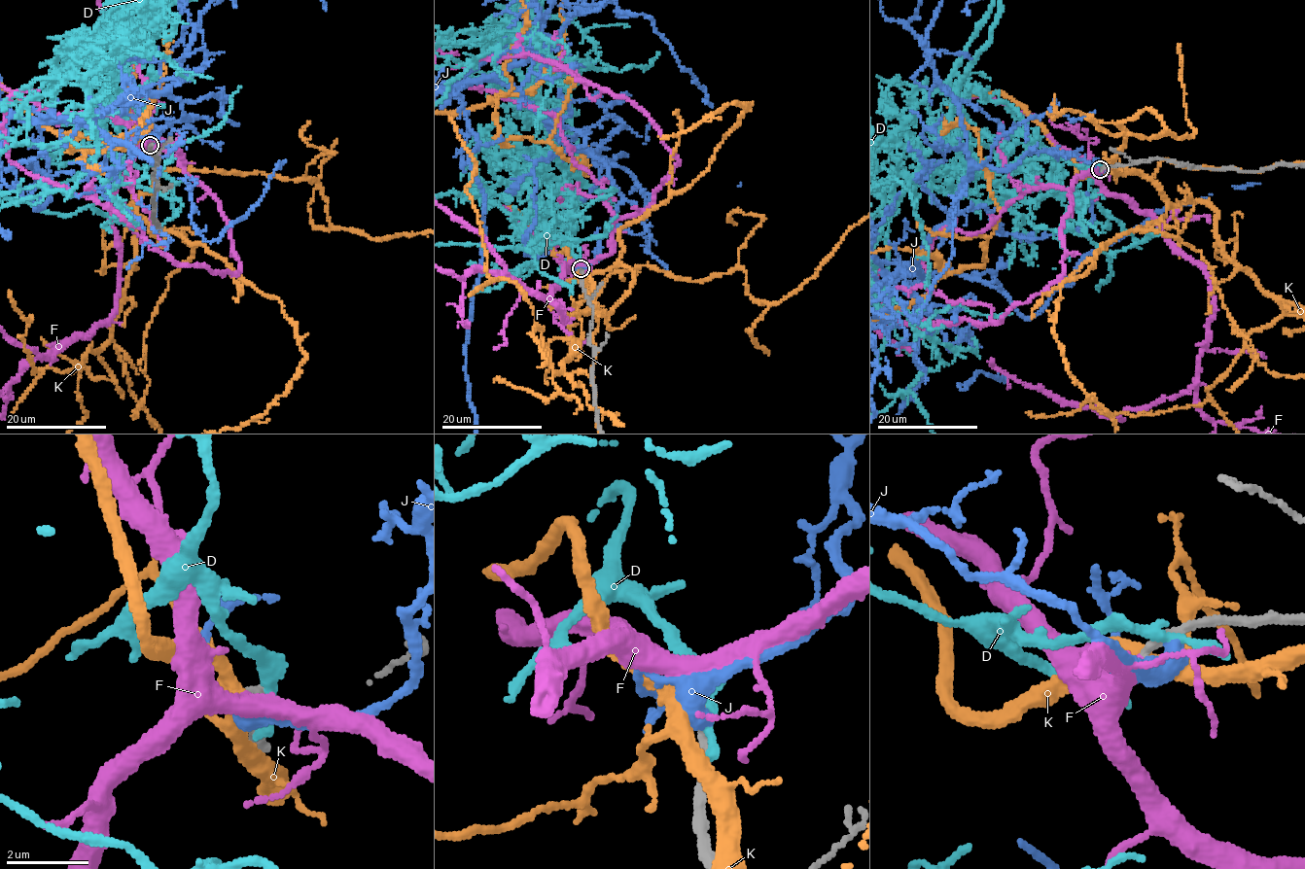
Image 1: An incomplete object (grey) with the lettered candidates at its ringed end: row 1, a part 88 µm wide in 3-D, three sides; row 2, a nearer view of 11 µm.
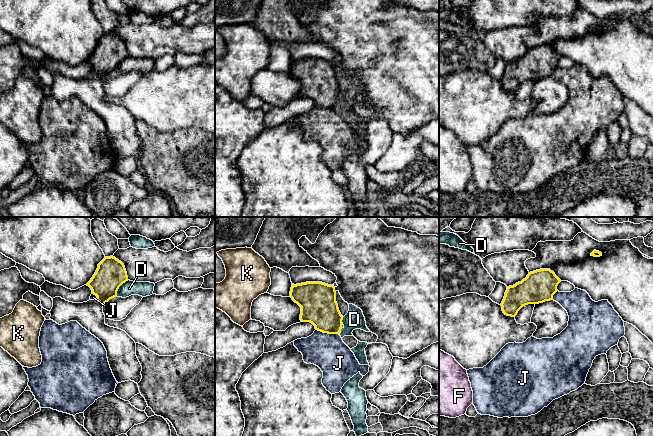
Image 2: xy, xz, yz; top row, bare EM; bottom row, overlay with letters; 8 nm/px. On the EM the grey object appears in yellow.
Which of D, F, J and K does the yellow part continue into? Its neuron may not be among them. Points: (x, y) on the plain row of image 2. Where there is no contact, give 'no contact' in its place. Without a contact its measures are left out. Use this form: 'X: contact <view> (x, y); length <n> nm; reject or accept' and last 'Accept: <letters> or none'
D: contact xy (119, 62); length 160 nm; reject
F: no contact; accept
J: contact xz (327, 108); length 190 nm; reject
K: no contact; reject
Accept: F

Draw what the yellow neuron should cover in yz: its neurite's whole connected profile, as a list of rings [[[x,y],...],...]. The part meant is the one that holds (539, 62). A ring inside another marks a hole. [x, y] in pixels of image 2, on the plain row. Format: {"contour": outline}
{"contour": [[[550,45],[530,48],[525,55],[507,63],[501,79],[505,91],[515,93],[528,80],[539,80],[553,76],[561,56]]]}

